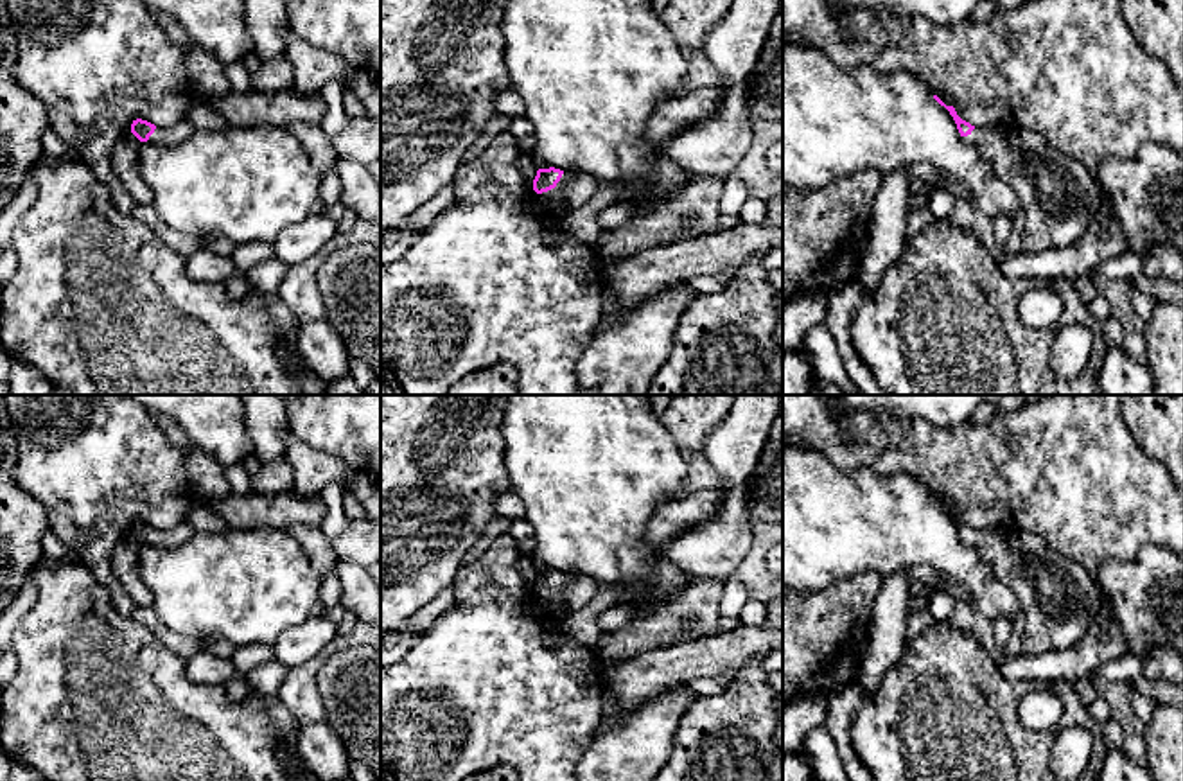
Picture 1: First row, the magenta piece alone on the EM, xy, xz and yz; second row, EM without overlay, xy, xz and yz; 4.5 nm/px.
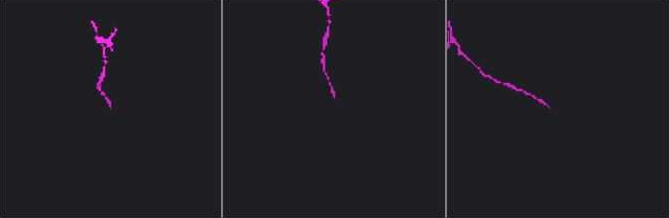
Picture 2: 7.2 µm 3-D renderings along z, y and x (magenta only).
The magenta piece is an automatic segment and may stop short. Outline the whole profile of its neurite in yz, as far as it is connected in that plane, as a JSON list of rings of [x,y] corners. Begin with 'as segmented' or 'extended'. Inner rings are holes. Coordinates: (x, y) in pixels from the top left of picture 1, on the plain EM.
extended; [[[933,501],[953,519],[960,539],[977,549],[995,575],[1014,592],[1025,616],[1021,648],[1038,655],[1066,650],[1088,632],[1102,610],[1102,596],[1093,576],[1054,549],[1041,557],[1025,555],[1002,530],[975,530],[953,508]]]

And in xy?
extended; [[[136,521],[131,526],[131,535],[140,542],[140,544],[149,544],[156,549],[172,549],[180,548],[196,531],[190,528],[190,524],[185,521],[171,530],[156,530],[154,526]]]

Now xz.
extended; [[[555,569],[539,571],[533,582],[533,592],[556,619],[585,607],[594,598],[596,589],[596,582],[589,576],[569,576]]]

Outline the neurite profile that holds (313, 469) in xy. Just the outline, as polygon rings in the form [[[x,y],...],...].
[[[293,431],[285,436],[284,458],[293,467],[293,492],[307,497],[320,497],[332,481],[350,485],[357,476],[337,456],[303,443]]]

